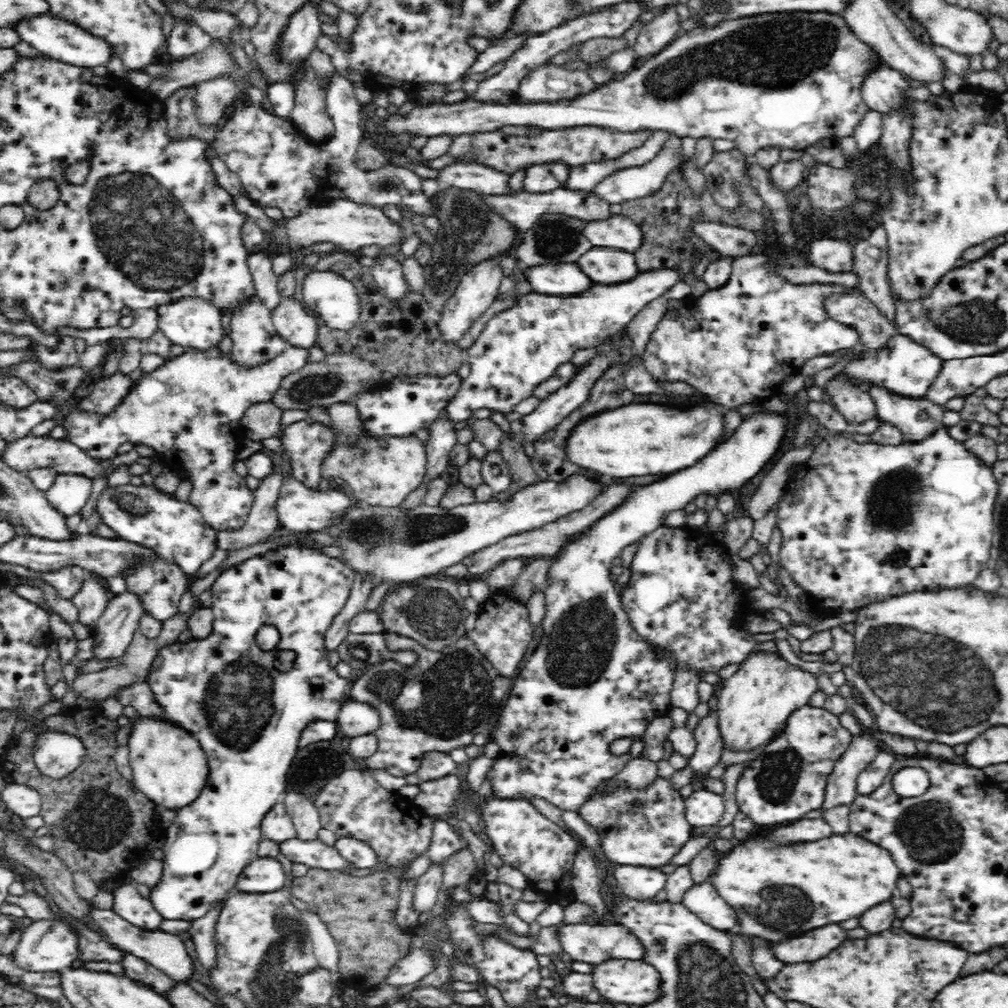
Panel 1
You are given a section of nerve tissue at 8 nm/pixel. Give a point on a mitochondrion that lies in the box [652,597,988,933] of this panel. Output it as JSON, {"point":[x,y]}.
{"point":[927,833]}

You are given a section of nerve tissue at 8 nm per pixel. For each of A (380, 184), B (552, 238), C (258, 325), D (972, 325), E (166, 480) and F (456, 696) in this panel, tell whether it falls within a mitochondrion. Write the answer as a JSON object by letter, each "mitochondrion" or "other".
{"A":"mitochondrion","B":"mitochondrion","C":"other","D":"mitochondrion","E":"other","F":"mitochondrion"}

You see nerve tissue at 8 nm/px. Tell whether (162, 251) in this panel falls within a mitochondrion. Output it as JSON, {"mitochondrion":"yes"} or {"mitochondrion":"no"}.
{"mitochondrion":"yes"}

